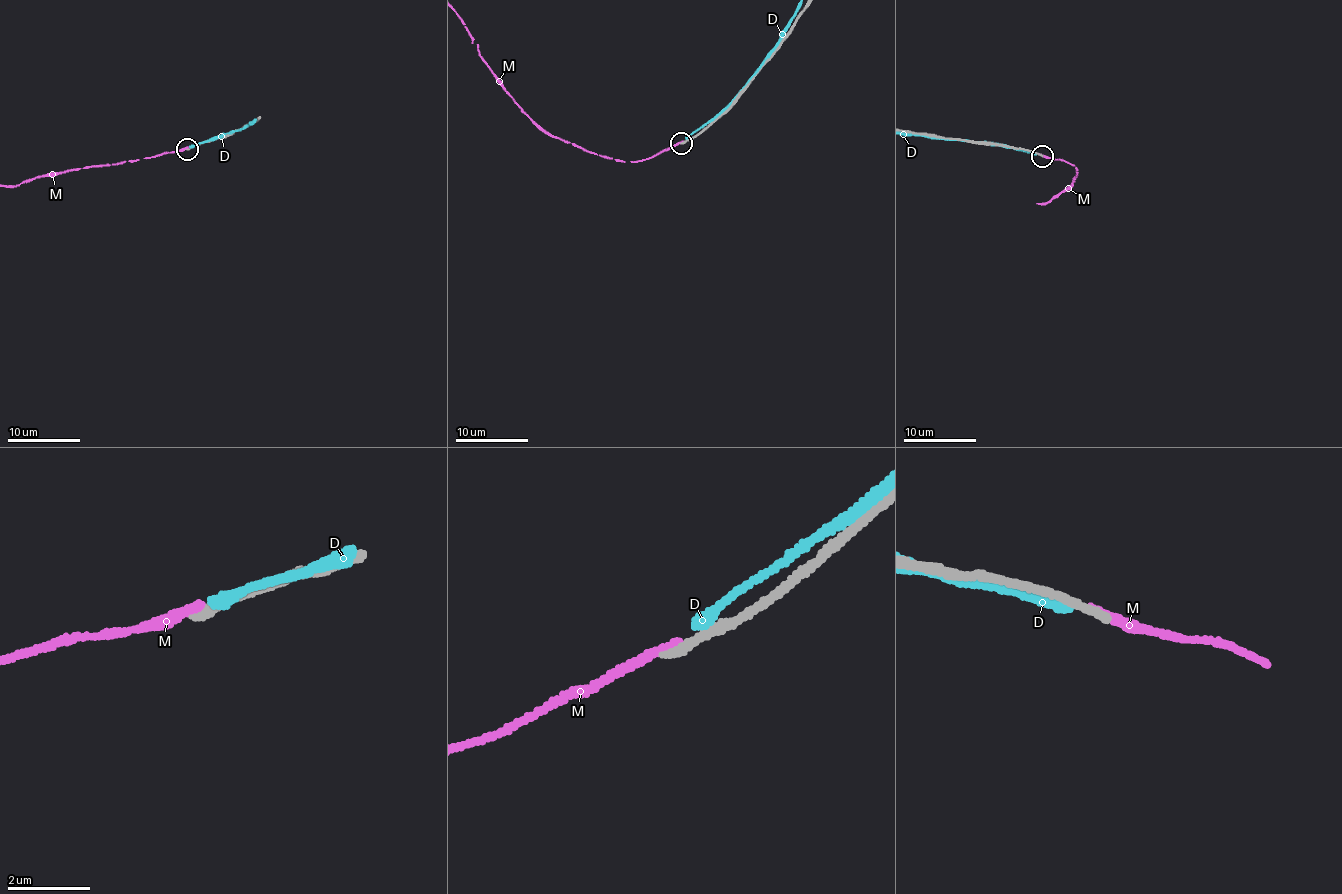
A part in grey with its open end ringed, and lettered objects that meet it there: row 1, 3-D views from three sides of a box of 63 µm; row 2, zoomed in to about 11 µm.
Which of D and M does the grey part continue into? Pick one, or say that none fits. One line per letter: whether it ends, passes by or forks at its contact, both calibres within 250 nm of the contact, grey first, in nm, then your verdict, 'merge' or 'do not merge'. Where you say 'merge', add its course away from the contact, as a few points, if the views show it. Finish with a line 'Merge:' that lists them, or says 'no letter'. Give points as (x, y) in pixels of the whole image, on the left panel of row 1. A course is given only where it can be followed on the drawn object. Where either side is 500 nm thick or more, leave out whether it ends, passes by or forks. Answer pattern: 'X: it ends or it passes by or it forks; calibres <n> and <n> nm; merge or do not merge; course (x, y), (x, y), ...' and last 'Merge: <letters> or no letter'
D: it ends; calibres 200 and 320 nm; do not merge
M: it ends; calibres 240 and 220 nm; do not merge
Merge: no letter

